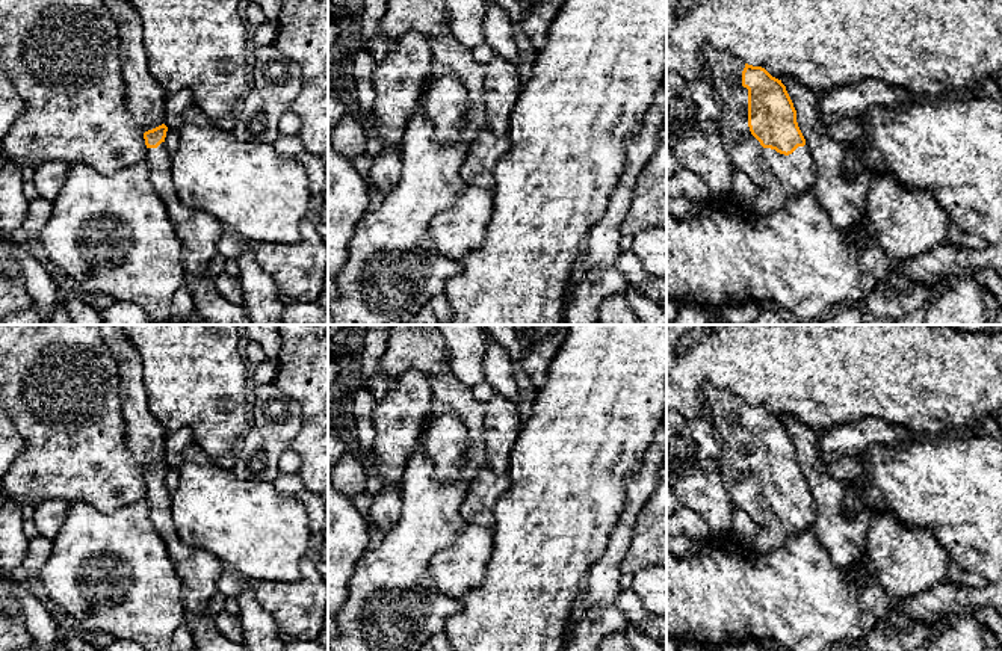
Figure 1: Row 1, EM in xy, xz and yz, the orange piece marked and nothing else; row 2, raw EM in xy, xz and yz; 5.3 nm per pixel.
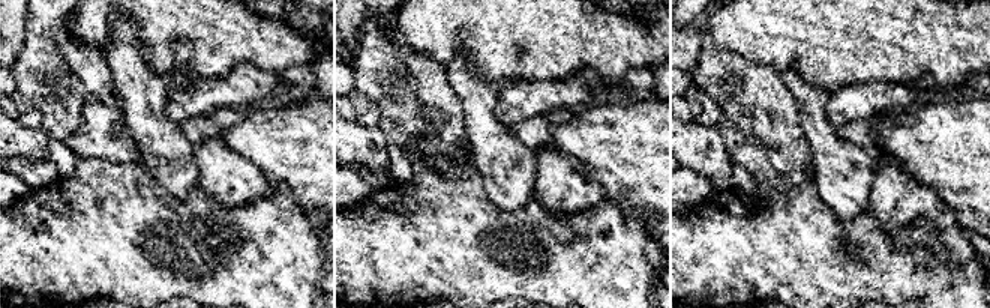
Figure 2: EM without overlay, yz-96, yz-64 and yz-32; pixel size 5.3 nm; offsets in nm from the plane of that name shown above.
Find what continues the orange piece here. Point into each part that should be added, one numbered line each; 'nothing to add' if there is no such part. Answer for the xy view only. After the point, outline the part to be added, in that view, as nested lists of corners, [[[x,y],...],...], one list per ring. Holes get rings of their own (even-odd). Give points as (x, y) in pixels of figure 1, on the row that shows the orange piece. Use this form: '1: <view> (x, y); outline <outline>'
1: xy (198, 231); outline [[[165,142],[157,148],[147,148],[145,162],[150,180],[181,242],[180,260],[195,305],[193,320],[199,325],[251,325],[243,305],[225,299],[209,276],[224,225],[209,213],[186,207],[178,199],[172,181],[172,159]]]

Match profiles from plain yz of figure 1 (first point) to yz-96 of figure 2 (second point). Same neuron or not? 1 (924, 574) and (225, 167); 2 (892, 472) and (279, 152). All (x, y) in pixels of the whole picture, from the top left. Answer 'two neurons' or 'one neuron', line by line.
1: one neuron
2: one neuron

